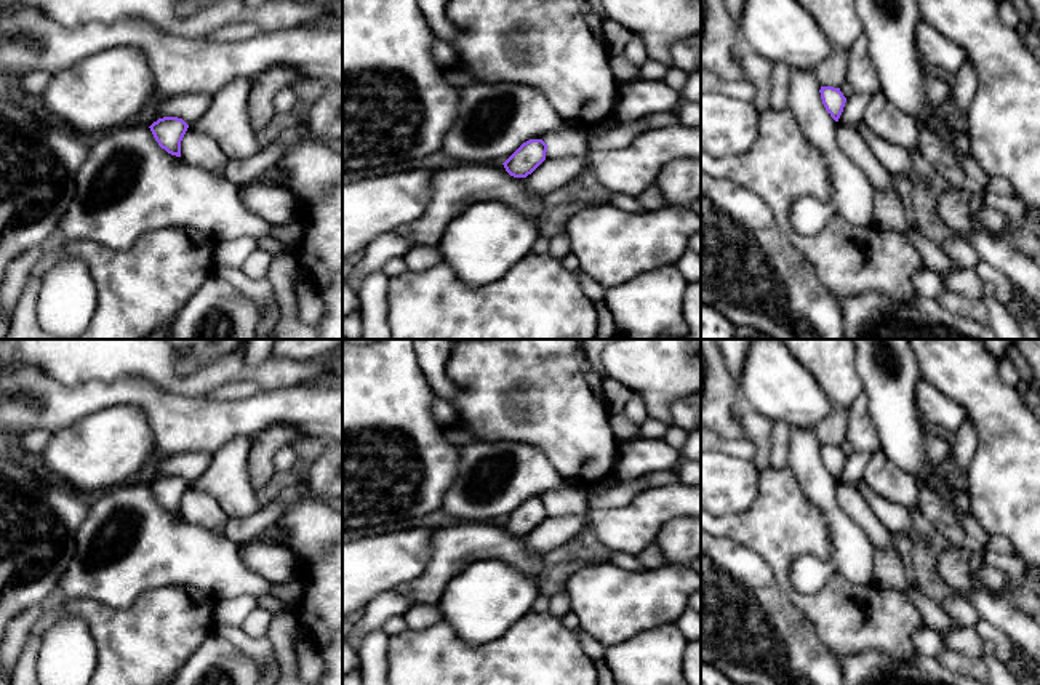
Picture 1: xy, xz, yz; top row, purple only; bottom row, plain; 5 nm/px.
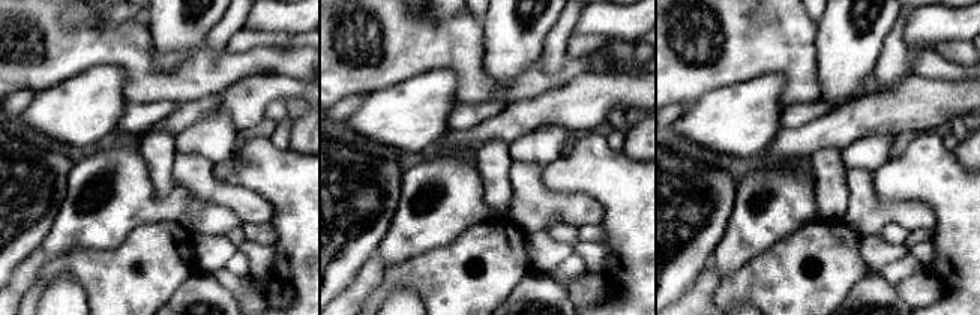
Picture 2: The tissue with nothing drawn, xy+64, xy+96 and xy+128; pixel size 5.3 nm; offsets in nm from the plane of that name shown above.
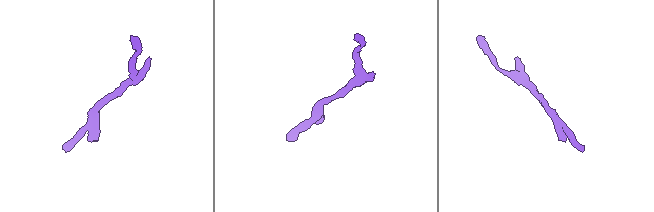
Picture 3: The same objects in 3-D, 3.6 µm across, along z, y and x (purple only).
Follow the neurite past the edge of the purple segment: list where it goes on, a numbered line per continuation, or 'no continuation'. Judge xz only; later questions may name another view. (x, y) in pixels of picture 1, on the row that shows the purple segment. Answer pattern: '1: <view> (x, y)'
no continuation

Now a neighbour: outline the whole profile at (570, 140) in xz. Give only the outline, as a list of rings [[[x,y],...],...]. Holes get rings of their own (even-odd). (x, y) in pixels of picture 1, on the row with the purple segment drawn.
[[[566,122],[544,138],[547,144],[546,158],[565,158],[587,154],[586,128],[579,123]]]

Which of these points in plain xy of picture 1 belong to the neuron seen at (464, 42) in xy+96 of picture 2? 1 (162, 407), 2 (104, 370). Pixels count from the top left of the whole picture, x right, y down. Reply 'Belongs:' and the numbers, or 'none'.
Belongs: 1

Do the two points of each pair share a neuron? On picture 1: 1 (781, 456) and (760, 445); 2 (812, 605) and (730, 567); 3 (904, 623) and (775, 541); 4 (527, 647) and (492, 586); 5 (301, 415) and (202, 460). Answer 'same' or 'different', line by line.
1: different
2: different
3: same
4: different
5: different

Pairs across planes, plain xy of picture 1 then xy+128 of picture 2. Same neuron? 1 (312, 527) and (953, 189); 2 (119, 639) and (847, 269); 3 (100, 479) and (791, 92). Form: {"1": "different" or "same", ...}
{"1": "same", "2": "same", "3": "different"}

